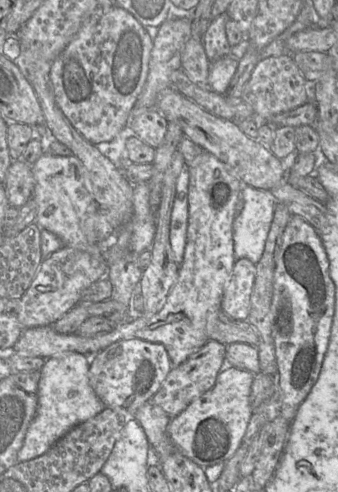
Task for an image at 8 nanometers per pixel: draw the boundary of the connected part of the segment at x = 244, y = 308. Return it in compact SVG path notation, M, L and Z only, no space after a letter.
M246 258L236 259L224 288L220 310L233 320L247 320L256 264Z

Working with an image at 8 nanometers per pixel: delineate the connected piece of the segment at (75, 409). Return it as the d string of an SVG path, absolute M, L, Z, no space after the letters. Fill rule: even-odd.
M70 351L45 359L44 365L39 370L36 414L18 452L19 462L31 460L46 453L69 430L106 408L89 382L90 358L91 356Z

